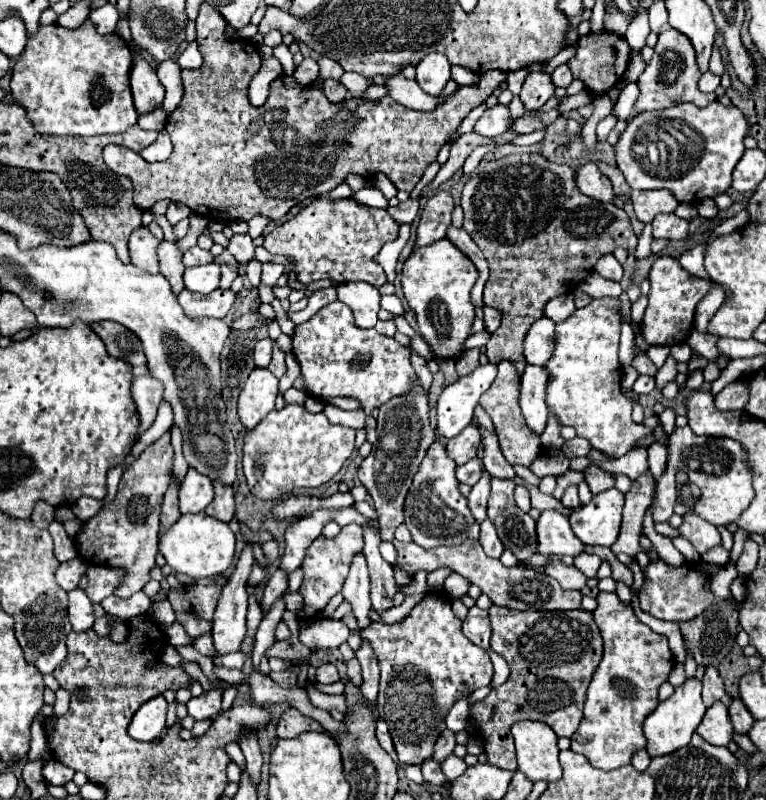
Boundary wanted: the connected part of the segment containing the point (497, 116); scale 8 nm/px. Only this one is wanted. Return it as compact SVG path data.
M498 104L494 108L488 108L480 116L480 120L476 122L476 126L474 126L472 132L480 134L480 136L486 136L486 138L494 138L494 136L500 136L500 134L506 132L508 120L510 120L508 108L502 106L502 104Z

